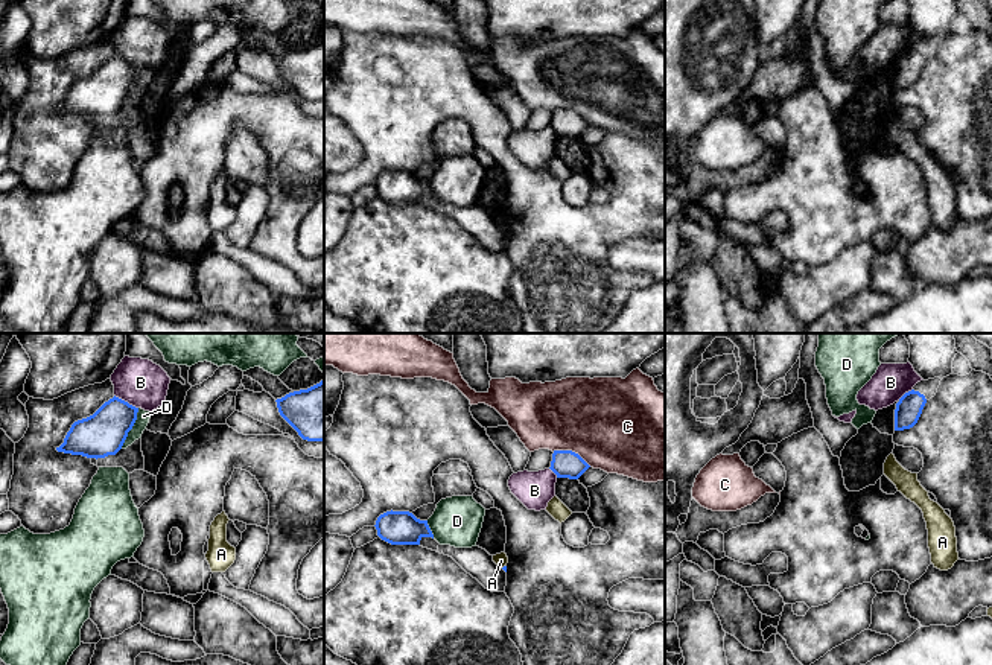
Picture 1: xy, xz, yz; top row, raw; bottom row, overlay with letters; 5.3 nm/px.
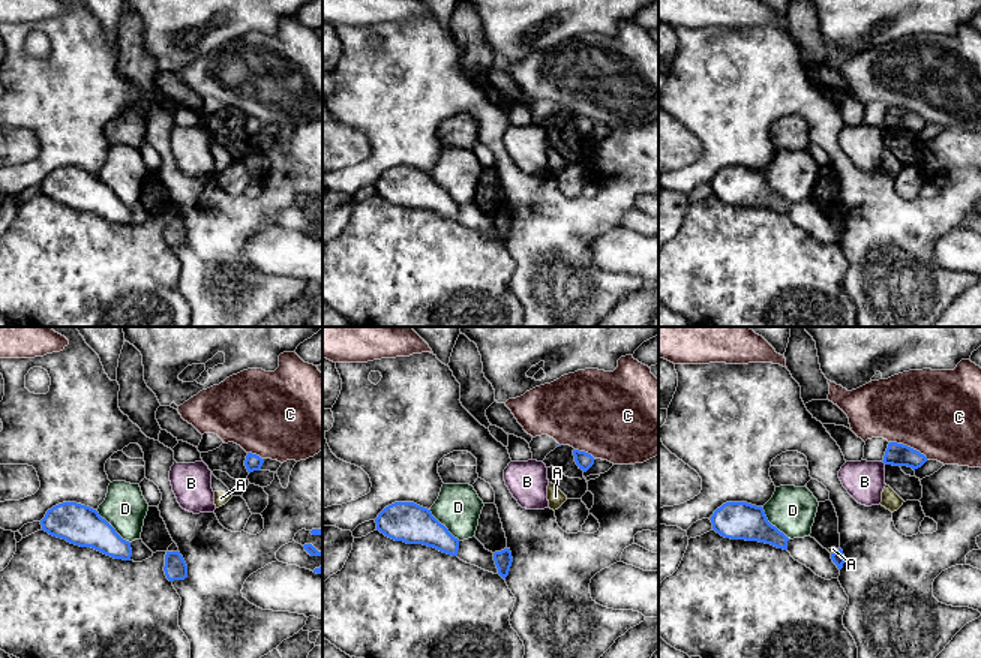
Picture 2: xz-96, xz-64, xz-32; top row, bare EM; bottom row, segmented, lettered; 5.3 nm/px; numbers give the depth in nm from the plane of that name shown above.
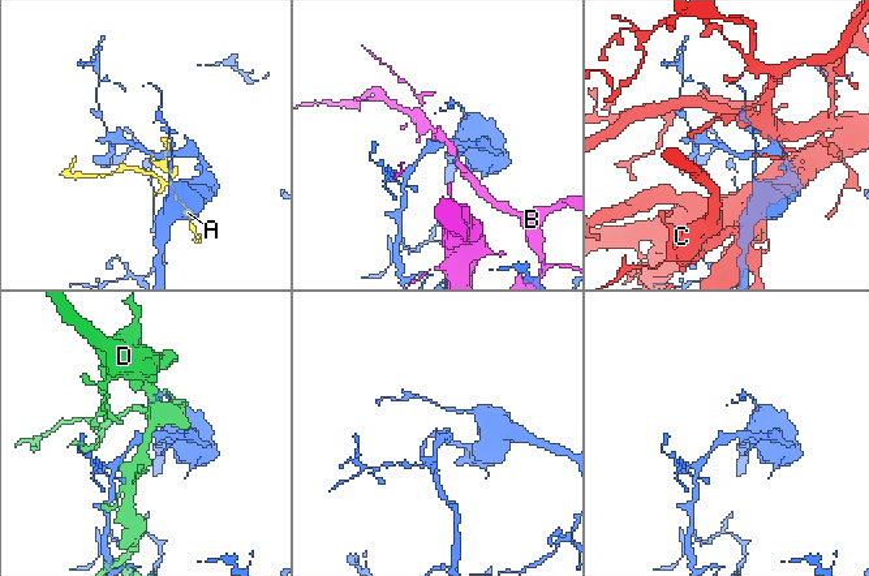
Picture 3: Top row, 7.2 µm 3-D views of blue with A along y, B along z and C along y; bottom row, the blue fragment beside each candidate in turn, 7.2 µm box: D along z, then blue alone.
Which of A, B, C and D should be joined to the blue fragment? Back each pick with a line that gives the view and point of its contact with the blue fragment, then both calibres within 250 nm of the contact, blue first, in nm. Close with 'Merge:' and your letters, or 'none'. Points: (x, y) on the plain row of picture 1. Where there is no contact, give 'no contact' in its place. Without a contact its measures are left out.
Merge: none

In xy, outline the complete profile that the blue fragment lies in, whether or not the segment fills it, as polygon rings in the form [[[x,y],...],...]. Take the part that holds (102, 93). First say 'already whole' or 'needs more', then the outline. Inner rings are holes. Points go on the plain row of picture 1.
already whole; [[[114,55],[93,75],[75,81],[56,110],[96,119],[116,114],[132,88],[137,72],[138,67]]]

